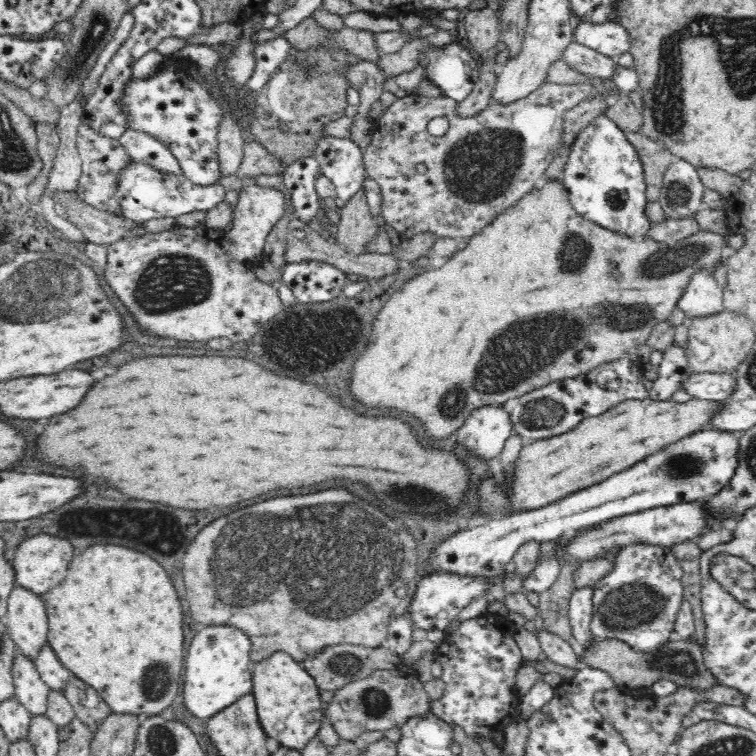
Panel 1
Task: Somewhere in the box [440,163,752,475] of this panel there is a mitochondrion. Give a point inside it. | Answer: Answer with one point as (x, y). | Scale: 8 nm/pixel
(655, 266)

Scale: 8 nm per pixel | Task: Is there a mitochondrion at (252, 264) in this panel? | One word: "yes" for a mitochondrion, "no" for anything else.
no

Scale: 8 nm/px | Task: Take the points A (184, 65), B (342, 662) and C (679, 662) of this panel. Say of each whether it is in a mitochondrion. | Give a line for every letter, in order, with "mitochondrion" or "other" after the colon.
A: other
B: mitochondrion
C: mitochondrion

